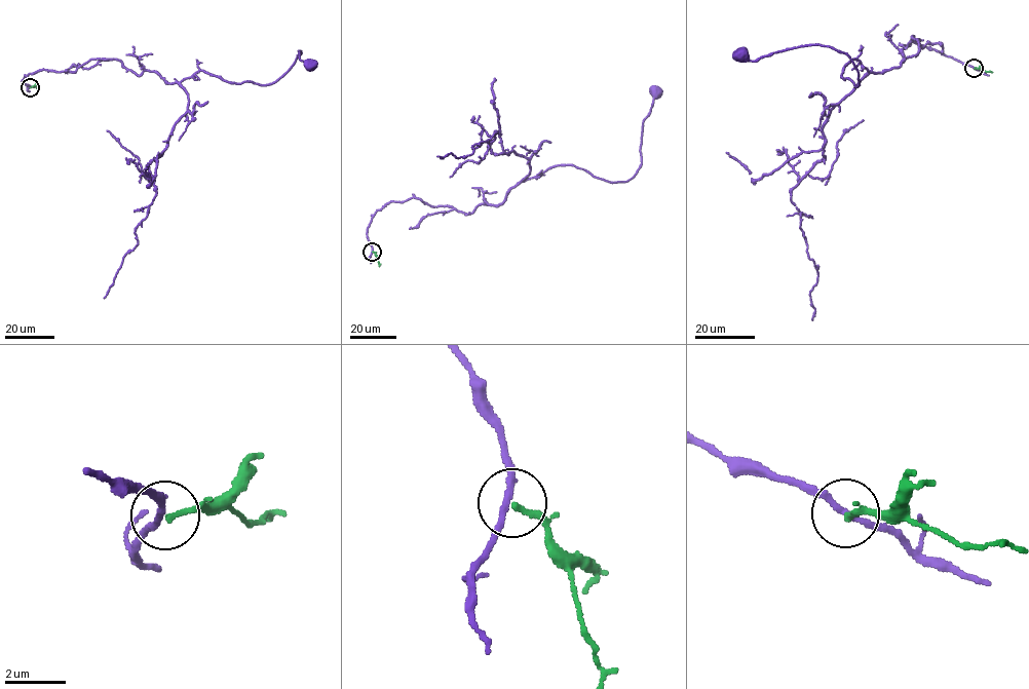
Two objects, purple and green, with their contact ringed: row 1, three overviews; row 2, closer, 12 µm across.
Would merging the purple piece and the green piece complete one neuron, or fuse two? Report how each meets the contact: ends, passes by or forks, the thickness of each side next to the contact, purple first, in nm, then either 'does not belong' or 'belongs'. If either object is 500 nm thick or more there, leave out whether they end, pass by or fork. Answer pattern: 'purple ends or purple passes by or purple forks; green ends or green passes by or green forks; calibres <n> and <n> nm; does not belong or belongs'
purple passes by; green ends; calibres 200 and 190 nm; does not belong

